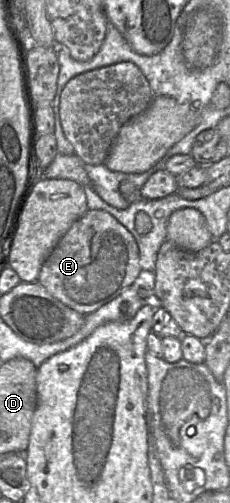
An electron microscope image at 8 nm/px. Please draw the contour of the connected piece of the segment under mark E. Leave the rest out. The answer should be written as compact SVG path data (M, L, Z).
M90 210L77 219L43 263L37 282L60 302L88 315L120 295L141 272L133 235L104 210Z

